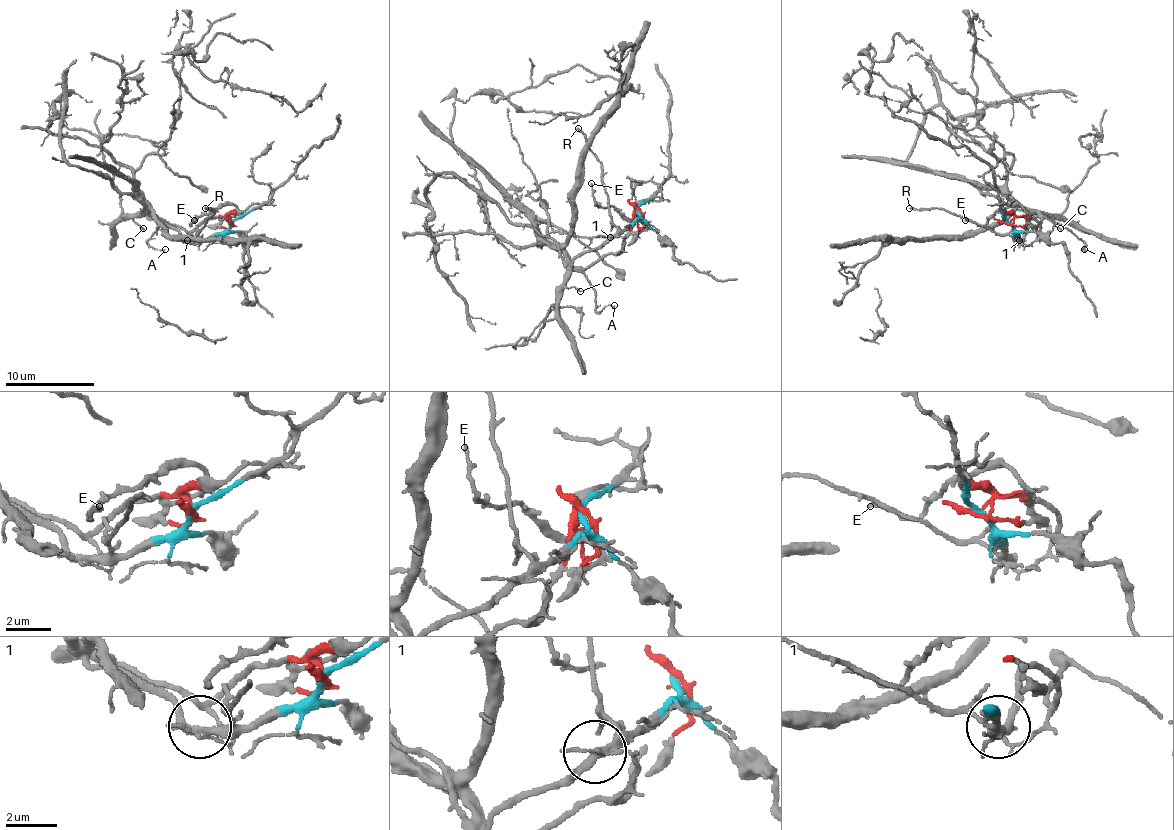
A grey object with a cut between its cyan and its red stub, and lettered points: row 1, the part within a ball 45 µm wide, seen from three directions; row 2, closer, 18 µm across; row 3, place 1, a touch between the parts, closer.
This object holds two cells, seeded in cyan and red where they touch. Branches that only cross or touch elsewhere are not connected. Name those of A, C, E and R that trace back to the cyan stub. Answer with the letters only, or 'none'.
C, R

